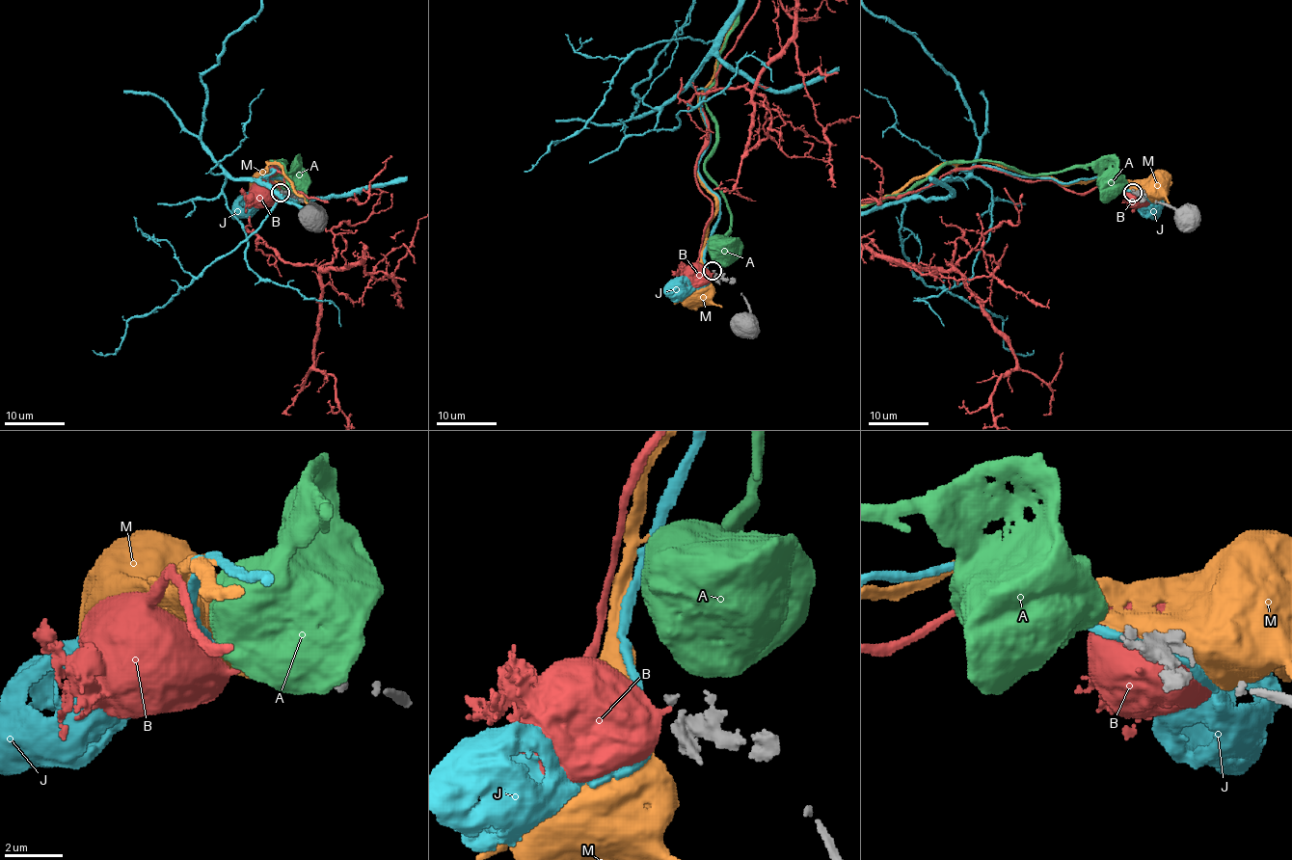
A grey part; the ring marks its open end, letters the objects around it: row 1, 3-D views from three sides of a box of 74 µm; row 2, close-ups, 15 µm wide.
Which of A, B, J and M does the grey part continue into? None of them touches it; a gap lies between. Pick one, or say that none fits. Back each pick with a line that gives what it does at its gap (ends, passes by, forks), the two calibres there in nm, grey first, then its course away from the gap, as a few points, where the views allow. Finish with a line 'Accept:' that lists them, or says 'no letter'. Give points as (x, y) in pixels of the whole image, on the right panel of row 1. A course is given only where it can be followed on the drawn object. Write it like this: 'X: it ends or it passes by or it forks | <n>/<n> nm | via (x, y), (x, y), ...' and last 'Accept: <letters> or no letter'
Accept: no letter

